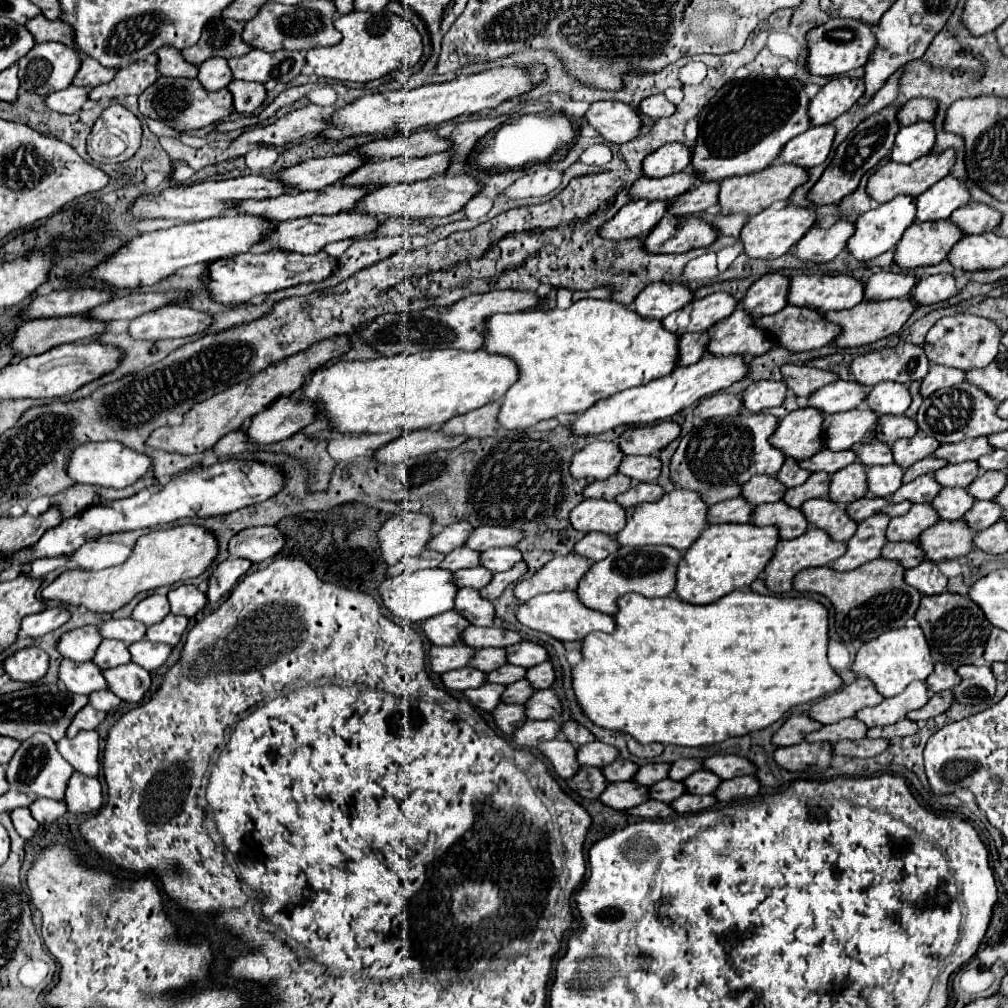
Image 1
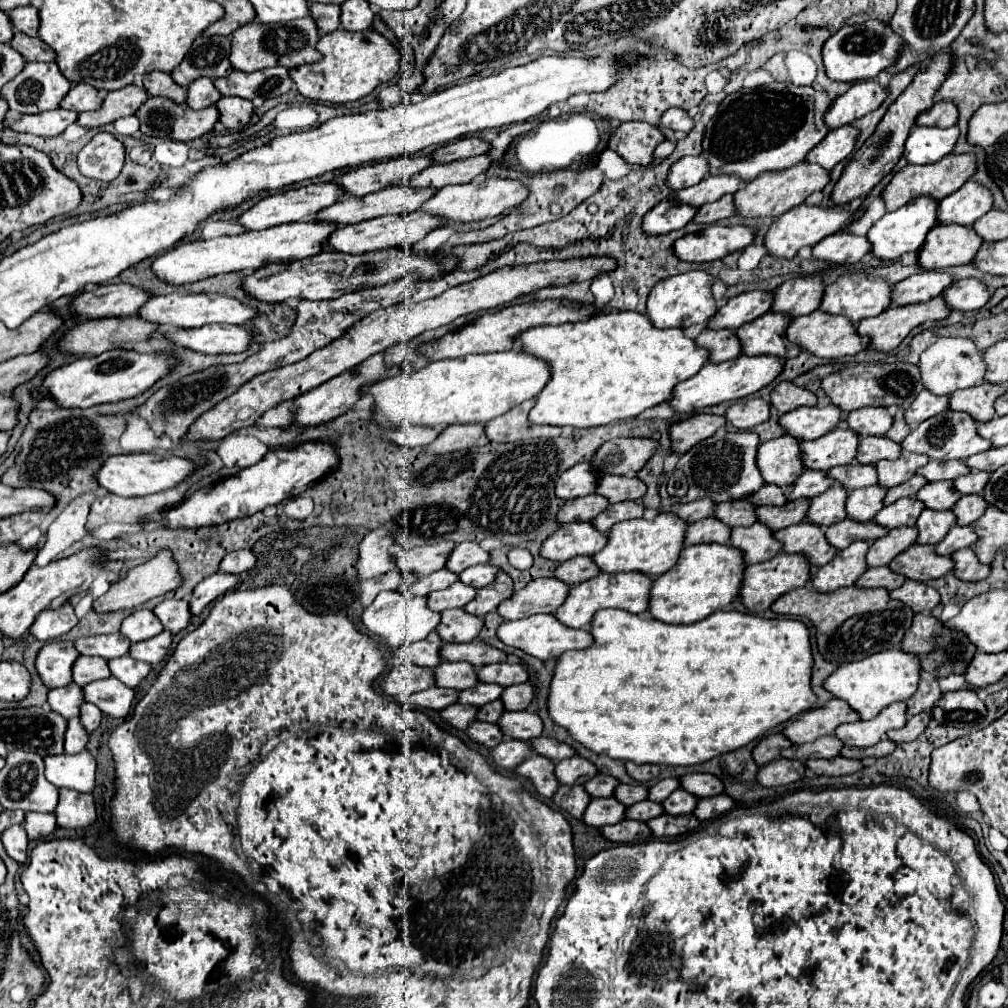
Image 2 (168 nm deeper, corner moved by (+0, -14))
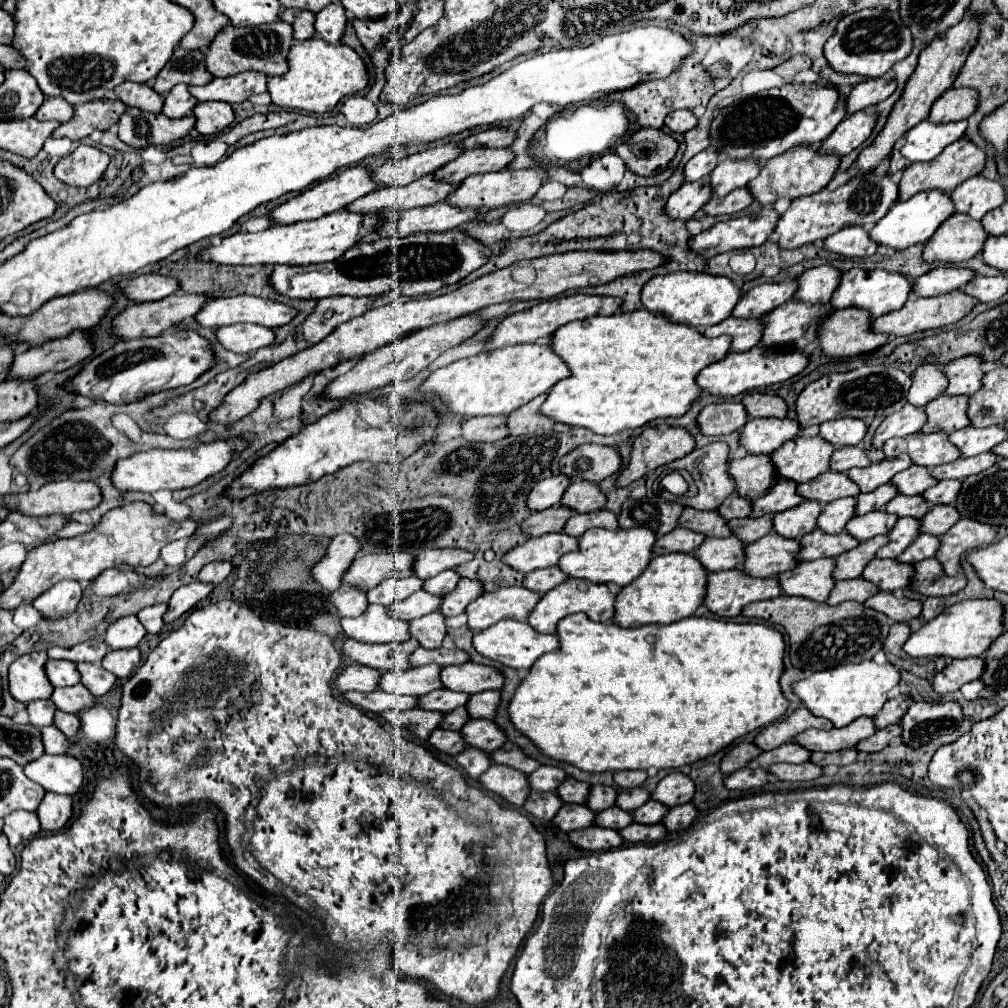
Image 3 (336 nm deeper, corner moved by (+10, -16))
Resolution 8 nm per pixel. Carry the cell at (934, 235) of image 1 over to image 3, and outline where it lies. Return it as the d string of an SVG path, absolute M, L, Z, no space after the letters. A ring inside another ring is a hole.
M953 214L937 232L925 242L923 256L929 262L957 264L973 258L983 250L987 240L983 224L967 214Z

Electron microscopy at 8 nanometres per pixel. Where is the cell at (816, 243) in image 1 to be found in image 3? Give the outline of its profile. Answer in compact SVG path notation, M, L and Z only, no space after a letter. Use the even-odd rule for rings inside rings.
M861 226L845 228L825 240L825 250L851 256L851 258L867 258L877 252L879 244L869 238L869 232Z

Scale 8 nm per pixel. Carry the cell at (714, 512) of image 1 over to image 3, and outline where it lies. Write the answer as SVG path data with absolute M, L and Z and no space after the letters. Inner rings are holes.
M675 528L673 532L659 536L653 544L653 554L671 554L671 552L685 552L691 554L693 548L697 548L697 544L701 544L705 540L705 536L697 534L697 532L689 532L687 528Z

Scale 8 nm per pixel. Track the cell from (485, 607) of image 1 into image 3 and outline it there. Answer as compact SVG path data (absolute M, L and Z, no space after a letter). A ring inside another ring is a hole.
M431 612L423 618L409 620L409 634L423 648L439 648L445 638L445 616L441 616L441 612Z

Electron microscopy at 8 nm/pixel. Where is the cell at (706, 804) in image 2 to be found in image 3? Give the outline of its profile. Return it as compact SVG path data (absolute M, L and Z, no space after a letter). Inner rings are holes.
M681 804L677 808L669 808L661 824L665 826L667 832L679 832L685 830L695 820L695 816L697 816L697 808L693 808L693 804Z

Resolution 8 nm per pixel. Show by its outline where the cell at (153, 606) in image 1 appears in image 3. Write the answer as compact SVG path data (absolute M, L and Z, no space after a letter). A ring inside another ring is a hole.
M127 616L117 622L113 622L107 632L105 632L105 644L111 650L121 650L121 648L135 648L139 640L145 636L143 624L137 620L137 616Z

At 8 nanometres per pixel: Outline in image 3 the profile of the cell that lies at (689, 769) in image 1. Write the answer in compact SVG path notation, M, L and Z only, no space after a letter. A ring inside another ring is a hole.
M641 786L641 788L633 788L633 790L621 790L617 794L617 800L615 800L615 806L621 808L621 810L627 810L627 812L633 812L633 808L639 808L641 804L645 804L649 800L649 792Z

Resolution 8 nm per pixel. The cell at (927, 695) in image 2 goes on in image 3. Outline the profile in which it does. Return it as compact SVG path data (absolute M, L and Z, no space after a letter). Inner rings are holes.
M897 696L897 698L887 700L887 702L883 704L883 708L879 710L879 714L873 718L875 728L881 730L881 728L885 728L885 726L889 726L889 724L899 722L901 716L907 712L909 704L911 704L911 698L907 698L907 696Z

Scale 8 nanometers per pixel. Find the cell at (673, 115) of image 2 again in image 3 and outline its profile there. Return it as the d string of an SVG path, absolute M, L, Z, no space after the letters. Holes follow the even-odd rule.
M677 110L677 112L671 112L665 118L665 126L671 128L673 132L685 134L687 130L691 130L691 128L697 126L697 118L695 118L695 114L691 110Z

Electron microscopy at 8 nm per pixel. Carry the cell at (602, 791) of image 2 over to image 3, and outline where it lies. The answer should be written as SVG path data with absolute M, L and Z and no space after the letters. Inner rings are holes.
M567 778L565 782L561 782L561 786L559 786L555 792L557 792L557 796L559 796L563 802L583 804L583 802L585 802L585 796L587 796L587 792L589 792L589 784L579 782L579 780L573 780L573 778Z

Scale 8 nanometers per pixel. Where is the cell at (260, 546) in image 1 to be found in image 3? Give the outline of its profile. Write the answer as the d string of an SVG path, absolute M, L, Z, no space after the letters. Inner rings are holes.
M213 562L199 572L199 580L209 584L219 584L229 576L229 572L231 572L231 562Z

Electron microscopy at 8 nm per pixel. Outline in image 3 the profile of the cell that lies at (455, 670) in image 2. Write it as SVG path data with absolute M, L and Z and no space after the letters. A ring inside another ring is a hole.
M427 664L419 668L409 668L401 674L395 672L383 672L379 678L379 690L393 692L395 694L409 694L409 696L421 696L425 692L433 692L441 688L439 680L441 666Z

